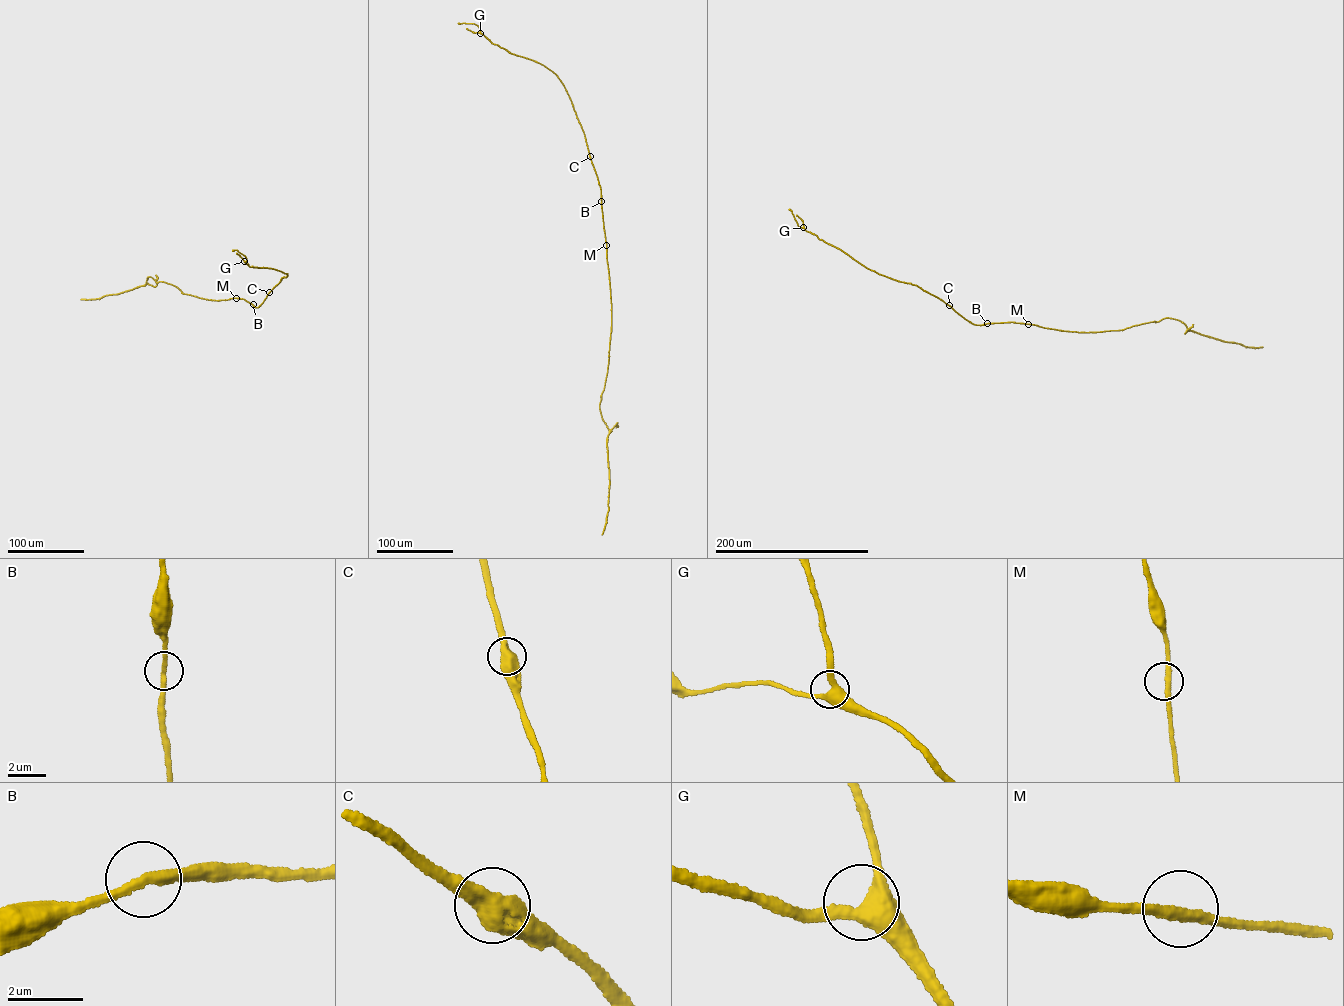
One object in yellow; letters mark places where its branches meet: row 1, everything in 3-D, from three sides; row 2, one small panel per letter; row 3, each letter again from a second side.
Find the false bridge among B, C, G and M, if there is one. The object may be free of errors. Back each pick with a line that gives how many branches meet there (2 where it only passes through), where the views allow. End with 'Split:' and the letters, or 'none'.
Split: none

